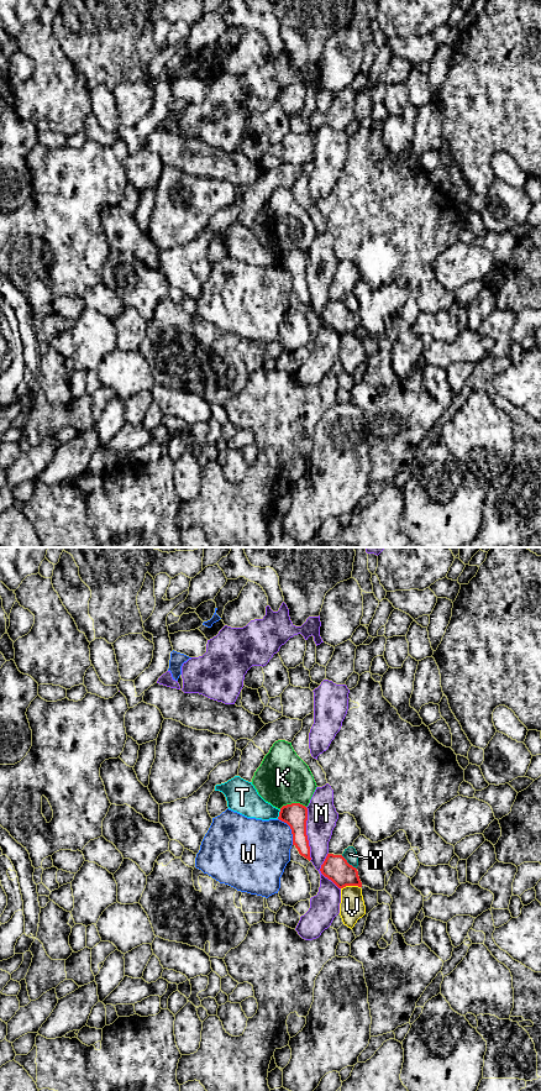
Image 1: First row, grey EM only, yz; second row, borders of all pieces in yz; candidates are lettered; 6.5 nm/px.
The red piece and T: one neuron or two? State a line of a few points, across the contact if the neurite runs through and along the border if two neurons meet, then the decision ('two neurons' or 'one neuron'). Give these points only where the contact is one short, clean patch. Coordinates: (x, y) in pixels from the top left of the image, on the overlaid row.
yz (280, 809), (277, 818) | two neurons

